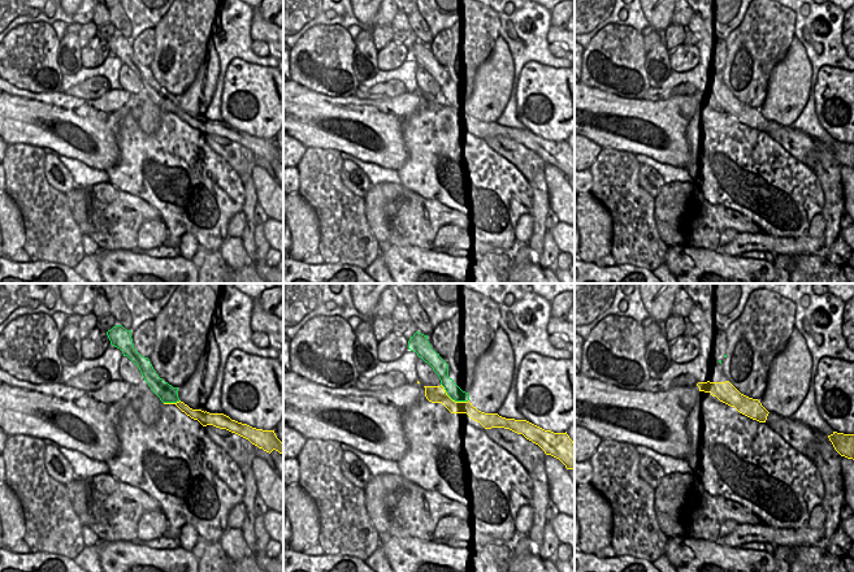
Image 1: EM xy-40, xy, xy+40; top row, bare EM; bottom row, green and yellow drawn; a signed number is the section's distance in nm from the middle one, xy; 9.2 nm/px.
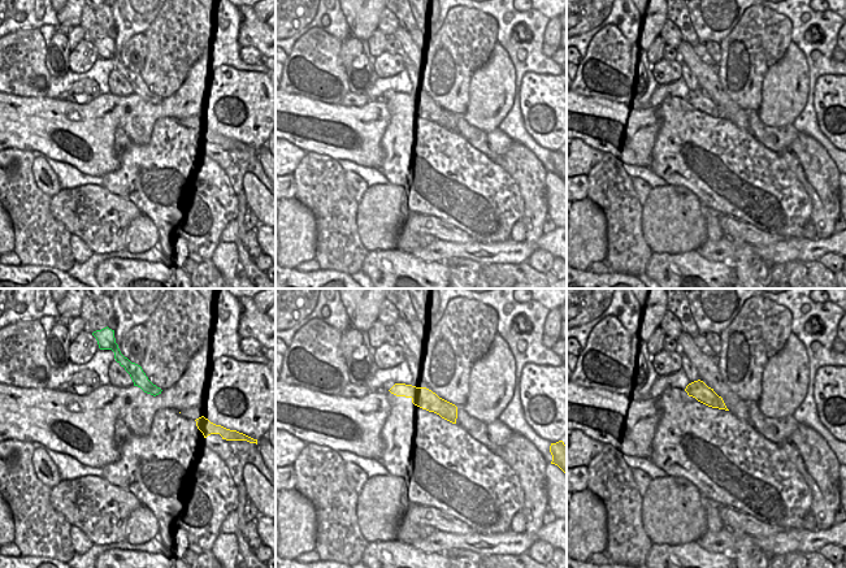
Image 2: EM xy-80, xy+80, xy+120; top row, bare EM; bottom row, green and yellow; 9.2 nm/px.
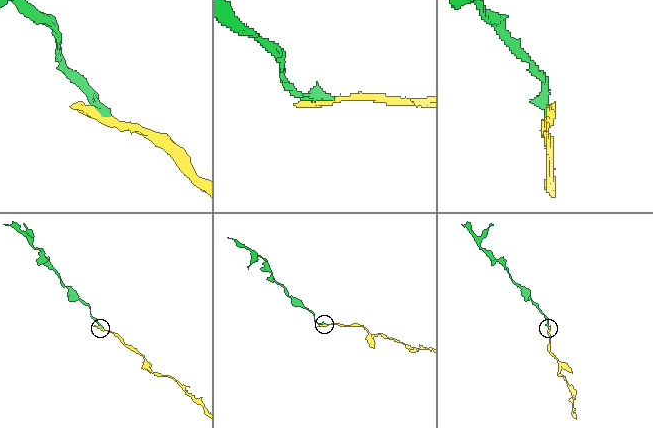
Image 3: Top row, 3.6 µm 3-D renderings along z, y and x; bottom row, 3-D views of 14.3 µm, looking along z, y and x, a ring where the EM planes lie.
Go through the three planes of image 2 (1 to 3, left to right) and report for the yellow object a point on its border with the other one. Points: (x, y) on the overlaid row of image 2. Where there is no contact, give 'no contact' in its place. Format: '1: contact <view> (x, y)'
1: no contact
2: no contact
3: no contact

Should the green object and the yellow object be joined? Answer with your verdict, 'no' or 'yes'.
yes

